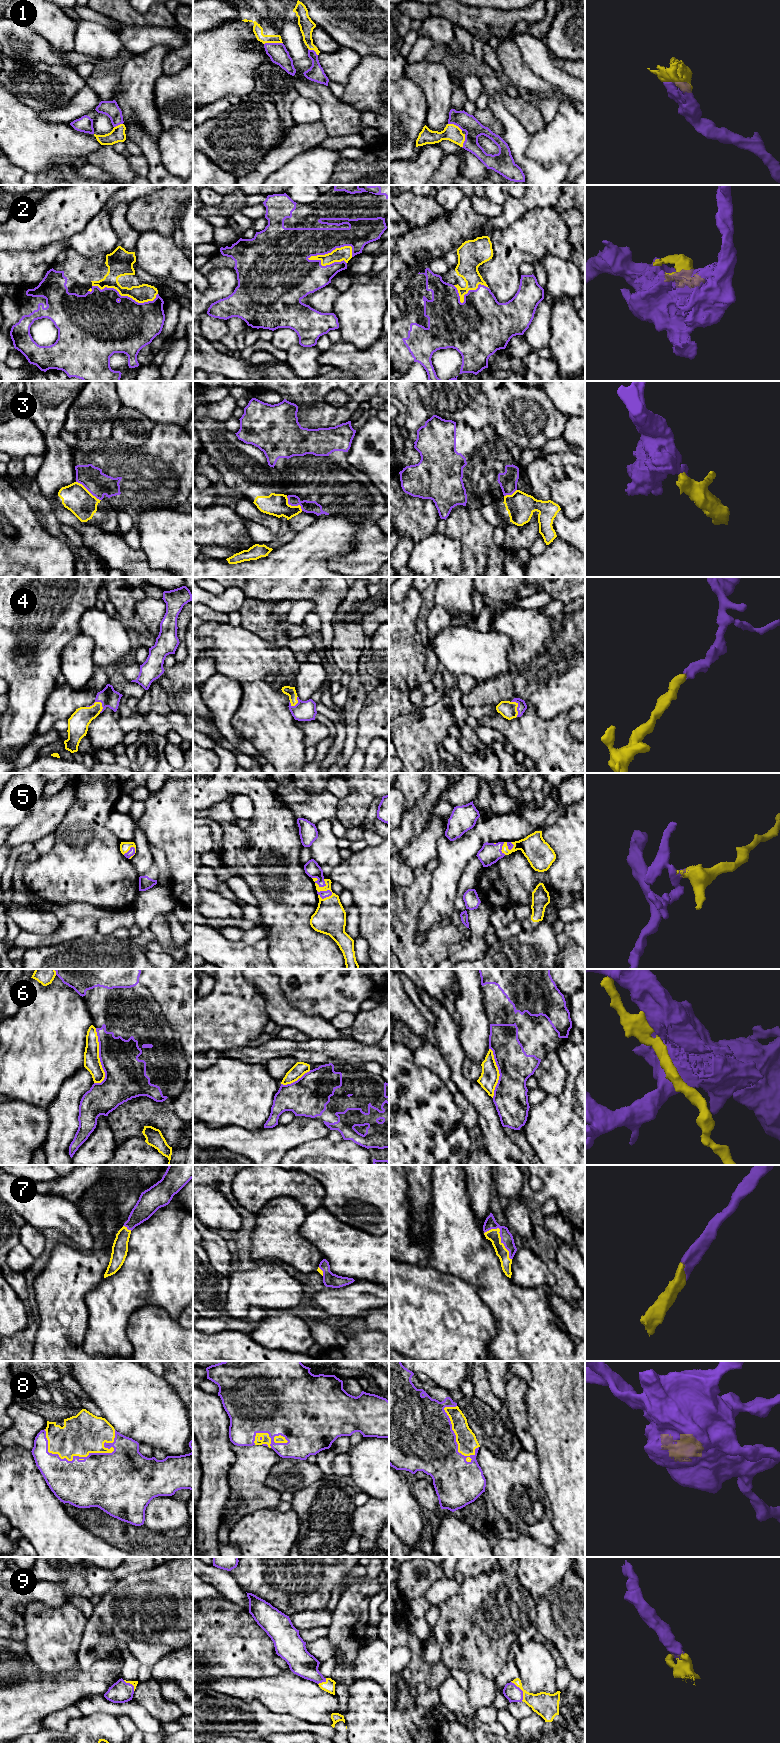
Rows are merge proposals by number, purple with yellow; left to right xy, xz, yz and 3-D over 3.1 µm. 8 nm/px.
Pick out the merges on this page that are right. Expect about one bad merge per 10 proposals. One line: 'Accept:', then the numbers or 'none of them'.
Accept: 1, 2, 4, 5, 6, 7, 8, 9

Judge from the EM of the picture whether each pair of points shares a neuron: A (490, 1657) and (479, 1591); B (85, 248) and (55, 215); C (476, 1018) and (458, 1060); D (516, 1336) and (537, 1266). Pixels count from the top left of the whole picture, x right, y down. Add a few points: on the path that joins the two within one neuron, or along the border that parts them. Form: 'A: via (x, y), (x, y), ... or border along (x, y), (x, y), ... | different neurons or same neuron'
A: via (477, 1641), (469, 1628), (467, 1620), (474, 1607) | same neuron
B: border along (90, 219), (82, 230), (76, 232), (67, 241) | different neurons
C: border along (458, 1030), (458, 1039), (466, 1057) | different neurons
D: border along (510, 1278), (515, 1284), (524, 1288), (545, 1289) | different neurons

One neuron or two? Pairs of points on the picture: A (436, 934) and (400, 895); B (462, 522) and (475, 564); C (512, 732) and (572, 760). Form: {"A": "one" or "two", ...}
{"A": "one", "B": "one", "C": "one"}

